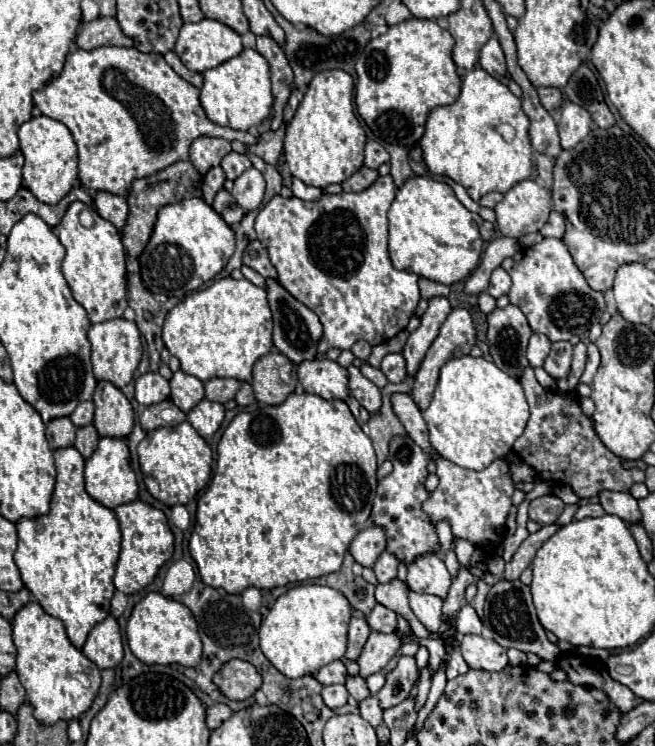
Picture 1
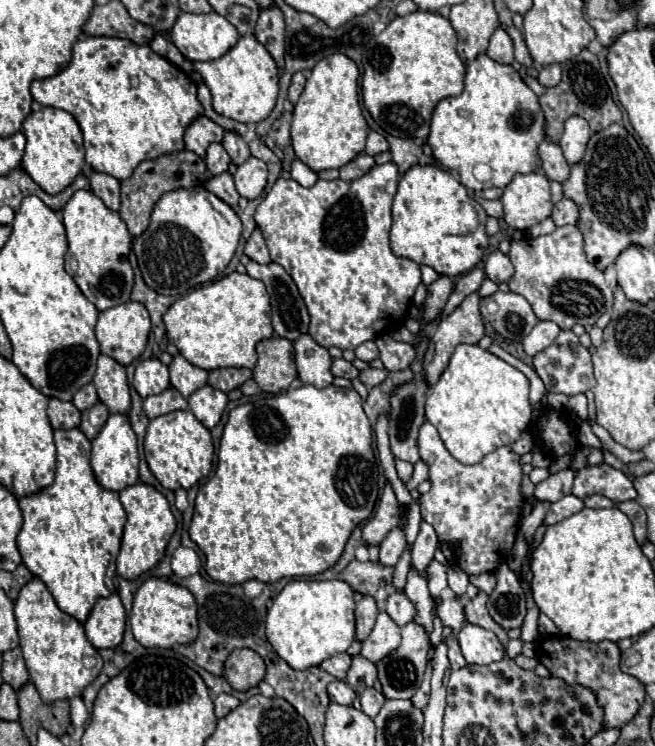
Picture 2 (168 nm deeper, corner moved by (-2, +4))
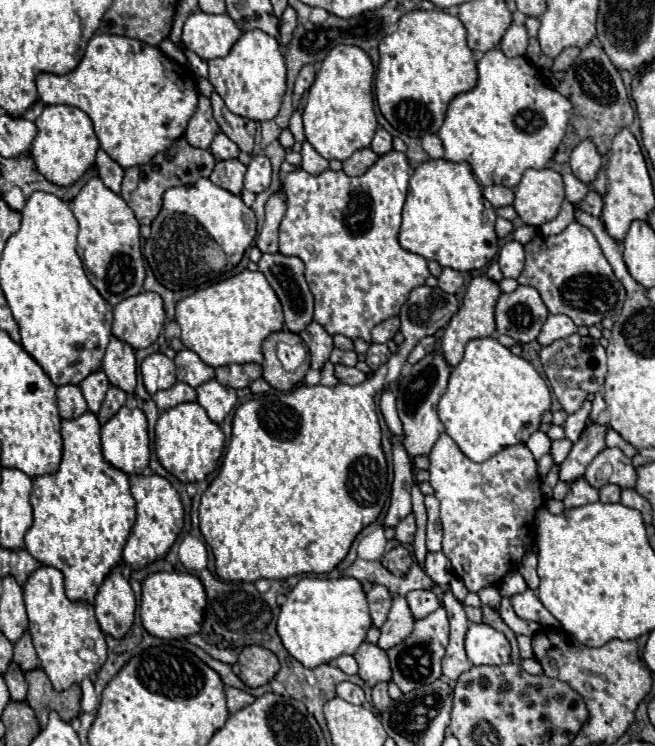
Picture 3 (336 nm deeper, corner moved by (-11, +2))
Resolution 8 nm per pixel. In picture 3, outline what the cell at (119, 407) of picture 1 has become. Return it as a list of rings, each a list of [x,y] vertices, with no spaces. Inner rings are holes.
[[[116,337],[110,339],[104,361],[102,361],[102,371],[108,375],[110,383],[114,387],[120,387],[124,393],[134,393],[136,389],[136,359],[134,359],[134,349]]]

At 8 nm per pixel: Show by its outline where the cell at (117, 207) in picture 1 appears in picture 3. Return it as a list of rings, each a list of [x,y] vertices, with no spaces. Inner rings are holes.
[[[102,149],[96,155],[96,167],[98,167],[98,175],[100,175],[102,183],[110,191],[116,191],[116,195],[118,195],[122,179],[124,179],[124,169],[118,163],[114,163]]]

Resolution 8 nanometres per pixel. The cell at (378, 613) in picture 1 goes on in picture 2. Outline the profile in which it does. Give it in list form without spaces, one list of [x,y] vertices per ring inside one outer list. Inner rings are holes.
[[[397,591],[397,593],[393,593],[389,599],[387,599],[387,609],[385,609],[389,615],[391,615],[391,619],[399,625],[399,627],[403,627],[403,625],[407,625],[409,621],[413,621],[415,619],[415,605],[413,605],[413,601],[403,593],[403,591]]]

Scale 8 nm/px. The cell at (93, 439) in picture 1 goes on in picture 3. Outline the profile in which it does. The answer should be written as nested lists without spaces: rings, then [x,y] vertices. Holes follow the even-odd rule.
[[[110,387],[106,397],[104,397],[104,403],[102,403],[100,411],[96,413],[100,425],[104,425],[108,419],[112,419],[112,415],[116,415],[116,411],[120,407],[124,407],[124,403],[126,403],[126,393],[118,387]]]

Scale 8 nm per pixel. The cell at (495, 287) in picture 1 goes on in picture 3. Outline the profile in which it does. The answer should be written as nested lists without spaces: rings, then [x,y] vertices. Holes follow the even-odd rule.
[[[508,241],[500,253],[498,253],[498,265],[504,273],[504,277],[518,279],[518,275],[524,269],[524,249],[518,241]]]

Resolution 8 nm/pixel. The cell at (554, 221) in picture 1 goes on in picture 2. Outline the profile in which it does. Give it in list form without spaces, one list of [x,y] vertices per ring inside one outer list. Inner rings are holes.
[[[563,197],[553,207],[553,215],[551,217],[553,217],[553,221],[555,221],[557,227],[561,227],[561,225],[575,225],[579,221],[579,207],[571,199]]]

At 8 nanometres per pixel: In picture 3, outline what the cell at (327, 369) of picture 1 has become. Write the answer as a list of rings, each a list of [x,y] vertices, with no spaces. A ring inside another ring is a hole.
[[[312,321],[302,333],[300,333],[304,345],[308,347],[310,353],[310,367],[314,371],[320,371],[324,367],[324,363],[328,361],[328,355],[332,353],[332,337],[316,323]]]

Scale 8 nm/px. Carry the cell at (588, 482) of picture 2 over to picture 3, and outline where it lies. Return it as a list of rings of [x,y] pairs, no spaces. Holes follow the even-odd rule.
[[[604,449],[586,469],[584,479],[600,489],[608,483],[614,483],[622,489],[634,489],[636,485],[636,469],[632,467],[632,461],[620,451],[620,449]]]

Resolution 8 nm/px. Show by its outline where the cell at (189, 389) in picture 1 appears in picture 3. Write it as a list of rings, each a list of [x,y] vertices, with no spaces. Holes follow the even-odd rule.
[[[190,349],[178,351],[174,363],[176,363],[178,381],[188,383],[188,385],[194,387],[194,389],[214,377],[214,369],[208,367],[208,365],[206,365],[194,351],[190,351]]]

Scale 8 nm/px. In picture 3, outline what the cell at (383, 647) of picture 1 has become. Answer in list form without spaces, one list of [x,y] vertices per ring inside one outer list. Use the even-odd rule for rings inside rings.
[[[394,597],[388,619],[380,627],[378,647],[384,649],[384,651],[392,649],[396,643],[402,643],[412,633],[412,627],[414,627],[414,617],[408,609],[406,599],[404,597]]]

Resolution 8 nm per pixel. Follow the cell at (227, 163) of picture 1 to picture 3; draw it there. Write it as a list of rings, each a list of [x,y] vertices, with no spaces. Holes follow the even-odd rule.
[[[214,93],[210,97],[210,101],[212,101],[212,109],[214,109],[214,119],[218,121],[222,133],[228,135],[228,139],[232,139],[240,147],[240,151],[252,153],[254,135],[256,135],[256,123],[250,121],[250,119],[244,119],[244,117],[238,117],[238,115],[230,113],[218,93]]]

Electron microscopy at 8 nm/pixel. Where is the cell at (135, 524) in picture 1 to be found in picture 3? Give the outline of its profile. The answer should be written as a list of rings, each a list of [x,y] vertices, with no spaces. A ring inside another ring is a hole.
[[[154,473],[132,475],[130,489],[132,489],[132,497],[136,499],[136,523],[126,541],[122,559],[132,571],[136,571],[146,567],[148,563],[154,563],[156,559],[162,559],[168,553],[168,549],[178,539],[184,527],[184,509],[178,491],[160,475]]]

